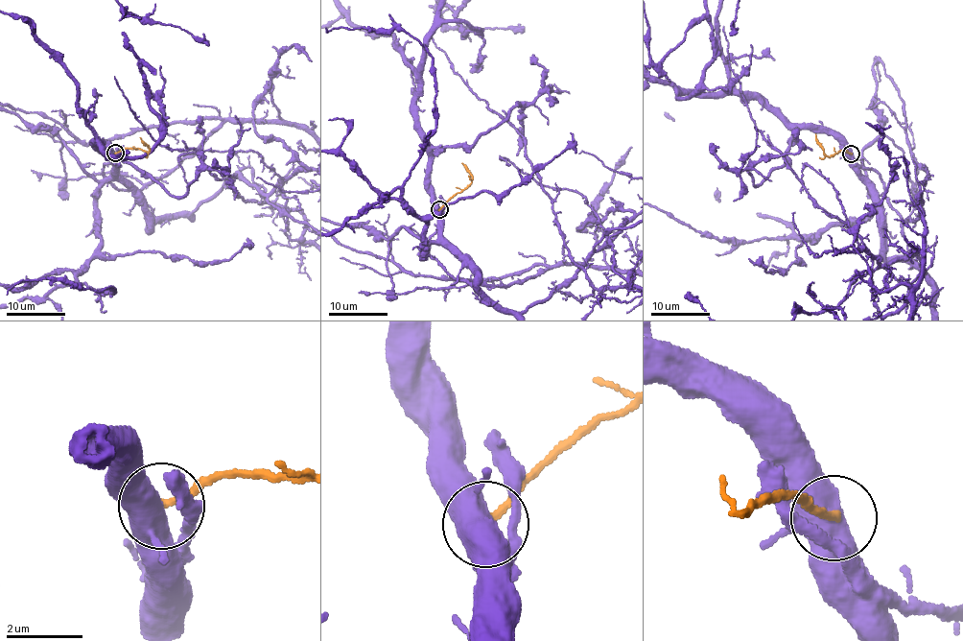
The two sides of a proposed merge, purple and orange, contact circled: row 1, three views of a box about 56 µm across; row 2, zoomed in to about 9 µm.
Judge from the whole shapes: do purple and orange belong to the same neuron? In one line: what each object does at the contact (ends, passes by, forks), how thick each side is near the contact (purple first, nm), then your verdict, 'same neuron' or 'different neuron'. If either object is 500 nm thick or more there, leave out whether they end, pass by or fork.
500 nm thick on the purple side, 200 nm on the other; different neuron

